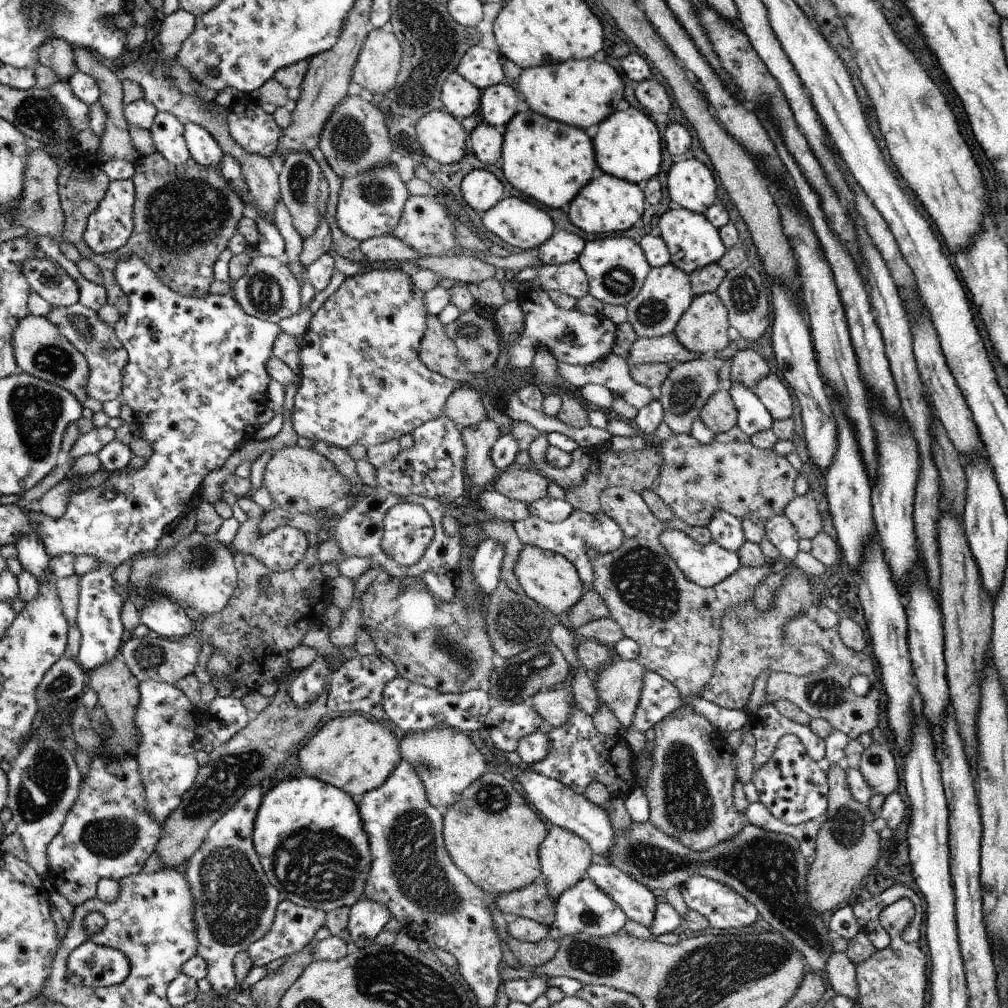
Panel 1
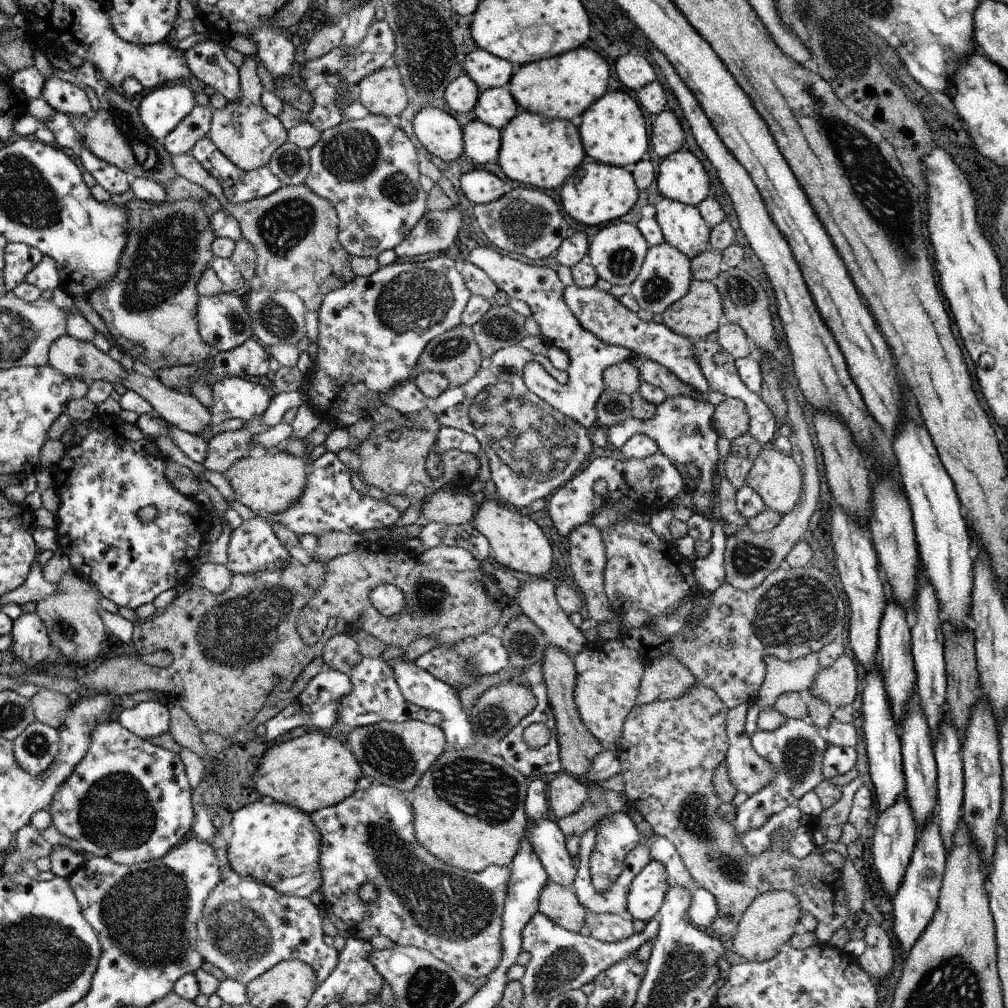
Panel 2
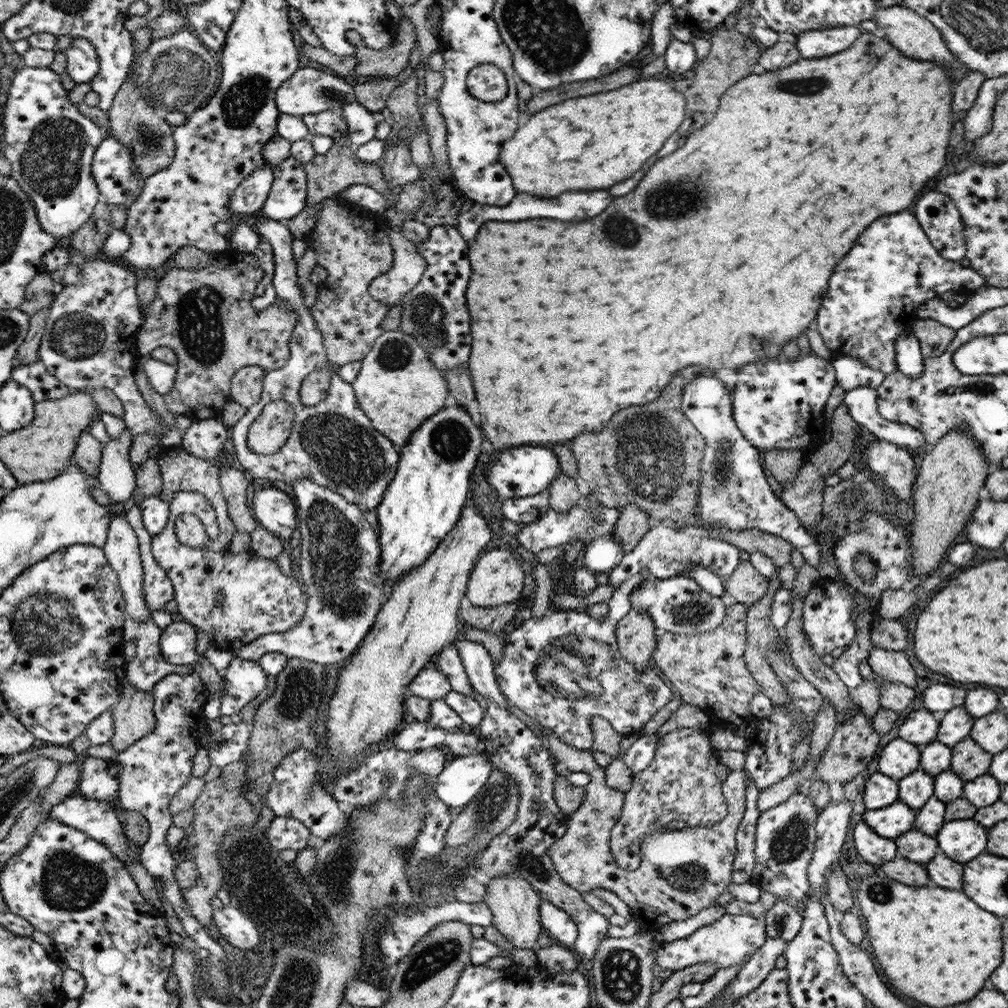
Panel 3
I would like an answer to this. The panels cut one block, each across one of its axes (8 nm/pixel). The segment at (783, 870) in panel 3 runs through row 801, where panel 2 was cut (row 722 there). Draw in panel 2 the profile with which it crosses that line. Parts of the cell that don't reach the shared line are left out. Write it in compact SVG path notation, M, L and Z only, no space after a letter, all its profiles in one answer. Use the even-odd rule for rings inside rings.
M787 718L785 724L778 729L758 730L750 738L752 747L758 755L767 759L777 769L777 776L764 789L749 796L746 802L737 807L734 822L740 838L748 830L763 826L773 815L795 804L802 796L813 791L820 782L823 782L821 765L824 752L830 746L823 731L816 727L811 719Z

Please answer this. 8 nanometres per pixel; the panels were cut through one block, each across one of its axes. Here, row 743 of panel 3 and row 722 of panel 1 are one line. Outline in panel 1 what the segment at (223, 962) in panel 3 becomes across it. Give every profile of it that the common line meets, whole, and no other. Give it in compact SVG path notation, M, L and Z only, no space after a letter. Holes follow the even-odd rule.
M144 680L139 682L139 689L140 701L134 726L142 735L142 742L139 744L140 756L134 757L139 761L140 778L144 780L148 816L163 825L195 784L196 774L199 774L200 764L192 746L196 738L196 714L192 702L172 683Z

